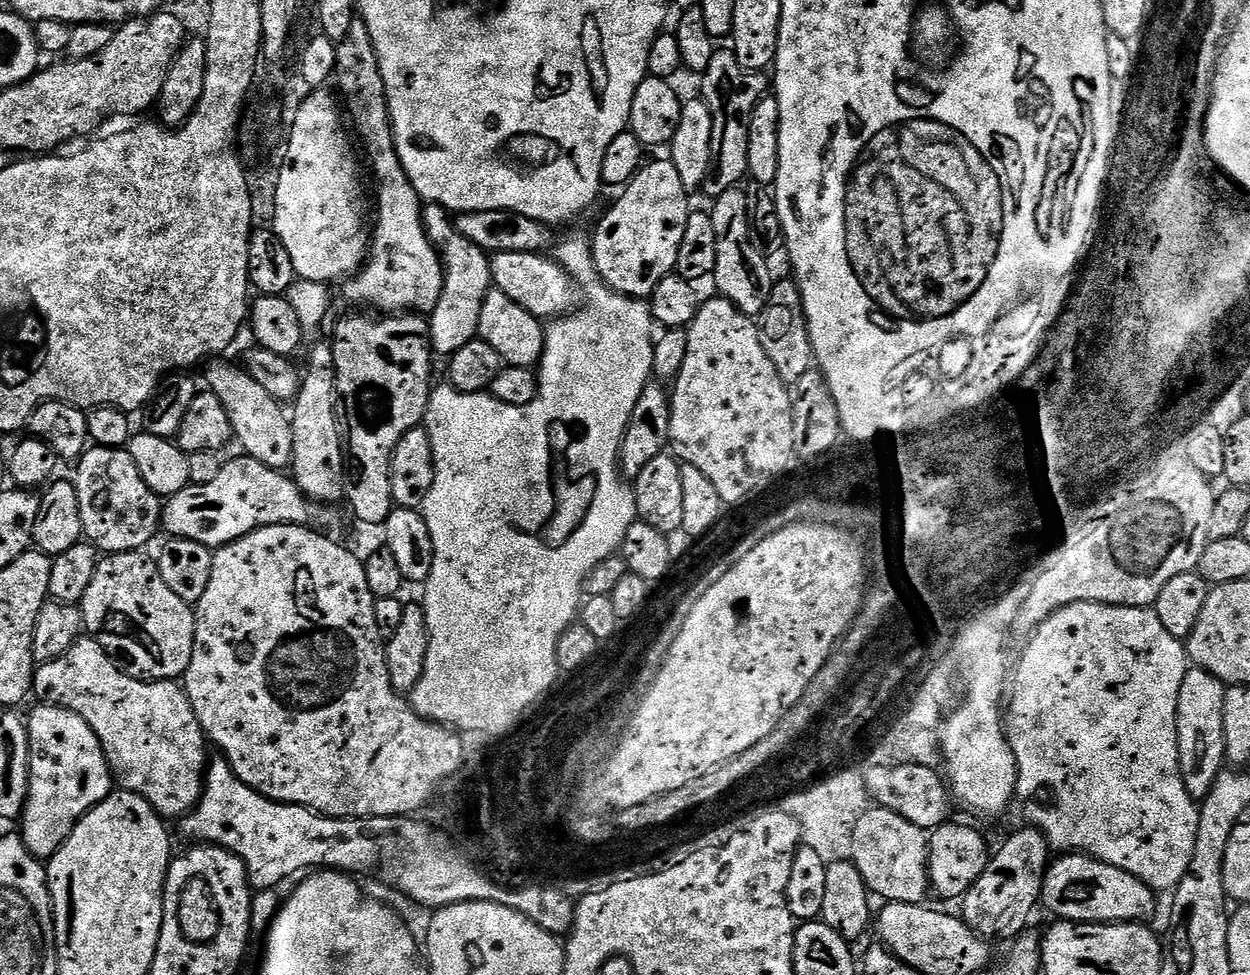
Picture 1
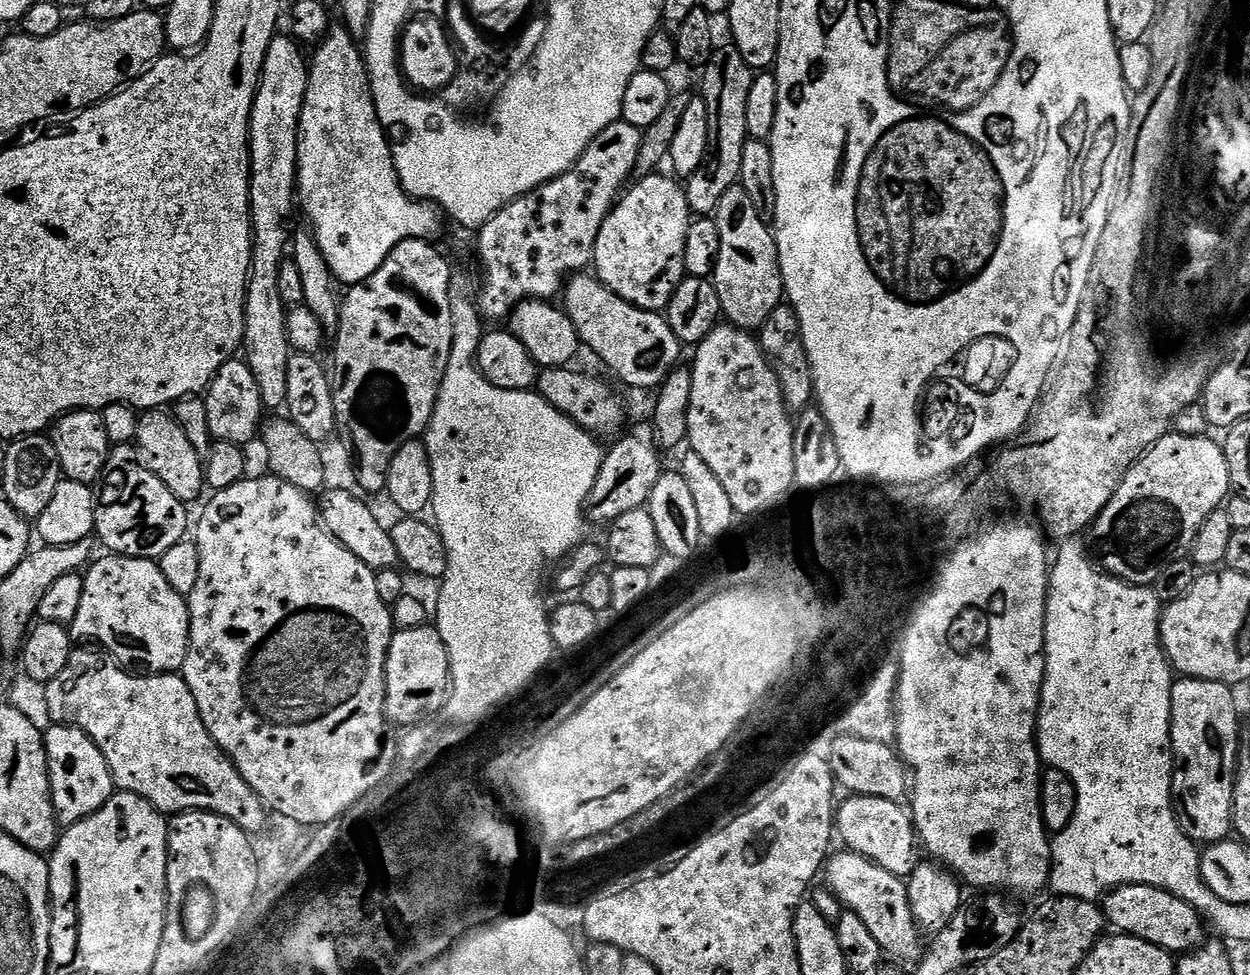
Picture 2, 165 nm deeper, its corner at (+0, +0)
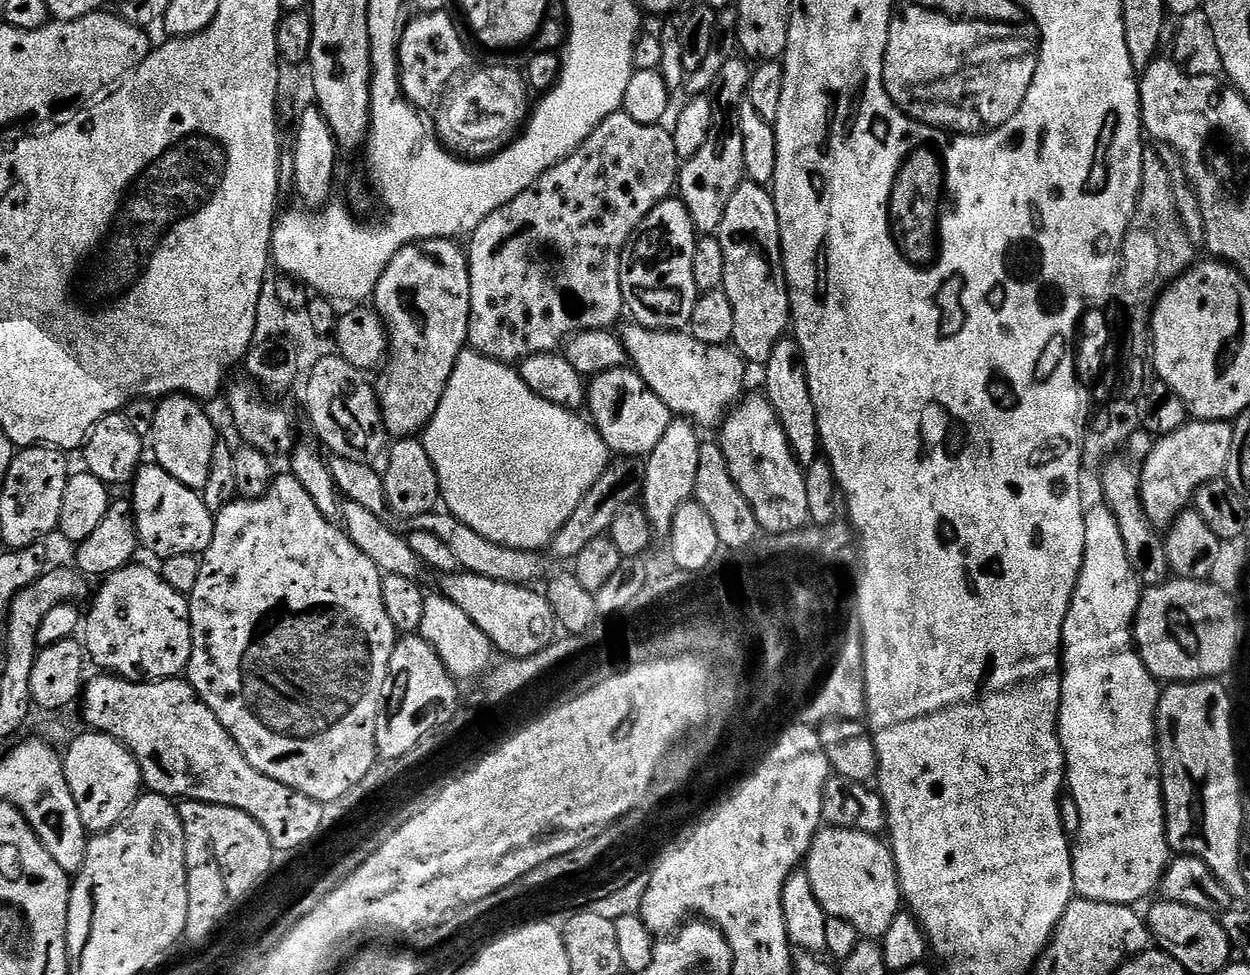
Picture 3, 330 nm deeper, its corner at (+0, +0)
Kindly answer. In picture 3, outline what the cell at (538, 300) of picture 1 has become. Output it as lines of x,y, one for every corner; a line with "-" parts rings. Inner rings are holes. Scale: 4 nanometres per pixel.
629,323
629,328
622,332
622,343
631,367
640,373
641,378
666,402
666,406
677,417
691,420
697,426
703,424
719,425
729,411
739,405
745,395
743,359
731,347
706,346
698,342
687,331
657,332
650,328
643,328
641,324

